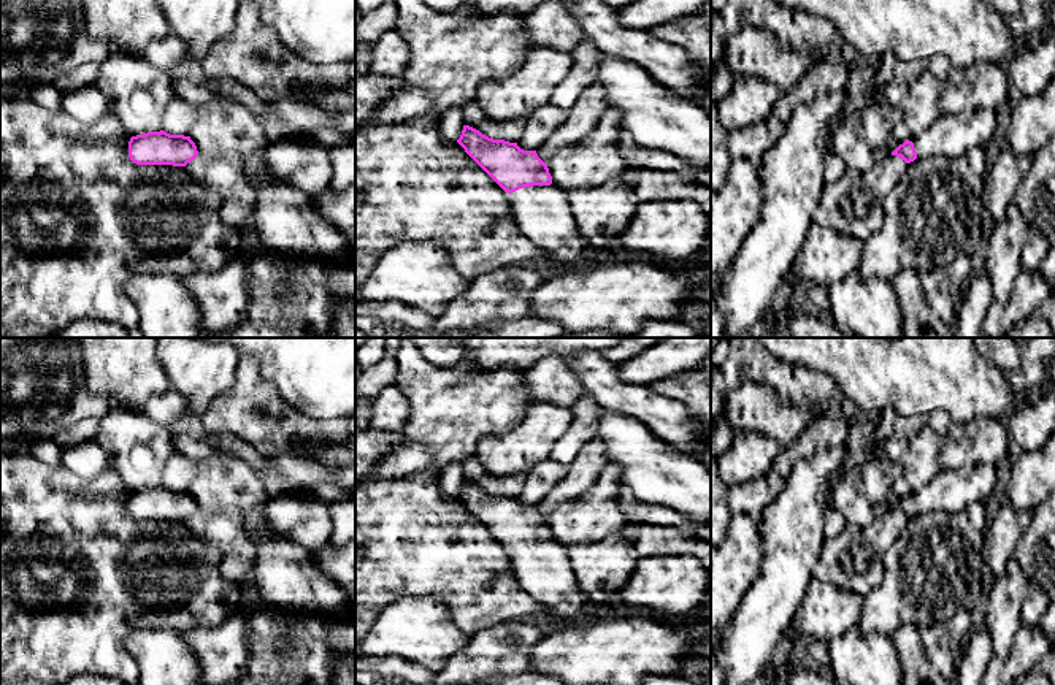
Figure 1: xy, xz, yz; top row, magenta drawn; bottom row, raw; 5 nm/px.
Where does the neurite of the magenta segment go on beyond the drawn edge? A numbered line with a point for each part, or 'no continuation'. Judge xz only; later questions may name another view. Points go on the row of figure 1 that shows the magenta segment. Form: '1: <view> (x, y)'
1: xz (543, 213)

